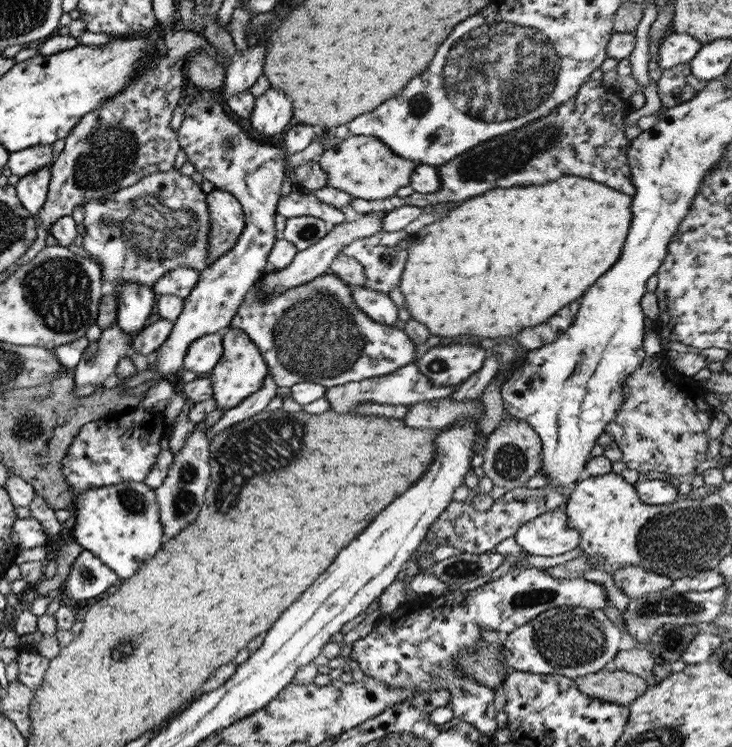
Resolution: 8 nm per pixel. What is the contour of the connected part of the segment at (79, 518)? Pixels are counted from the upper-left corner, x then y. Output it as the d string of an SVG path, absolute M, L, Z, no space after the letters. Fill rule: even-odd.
M144 481L84 490L74 496L73 503L77 504L74 540L83 549L92 551L122 579L134 576L164 543L156 493Z

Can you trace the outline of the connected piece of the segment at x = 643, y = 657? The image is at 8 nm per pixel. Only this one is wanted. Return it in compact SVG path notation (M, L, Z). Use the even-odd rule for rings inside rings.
M640 647L630 650L620 649L616 655L613 660L616 669L644 678L649 687L656 684L655 661L647 649Z

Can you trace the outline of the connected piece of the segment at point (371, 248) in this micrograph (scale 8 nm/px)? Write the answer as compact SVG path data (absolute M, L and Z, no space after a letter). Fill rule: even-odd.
M404 229L394 232L376 232L368 238L358 238L352 240L348 246L344 246L340 253L355 258L366 268L366 288L370 290L378 290L386 296L390 296L390 292L394 288L400 286L400 276L408 258L408 237L410 233L406 233Z

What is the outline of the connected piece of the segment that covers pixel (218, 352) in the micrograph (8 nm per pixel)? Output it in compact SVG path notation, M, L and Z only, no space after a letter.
M222 332L207 334L196 339L185 352L182 370L196 373L198 376L212 373L223 354Z

